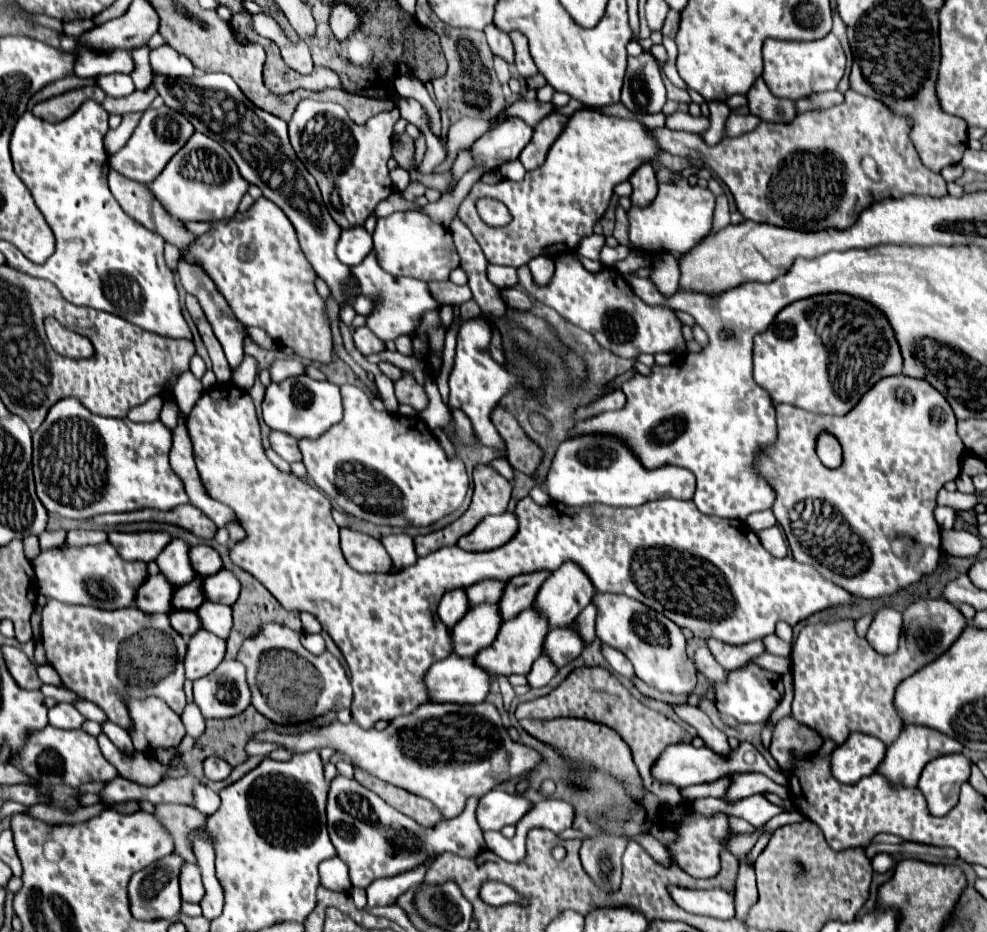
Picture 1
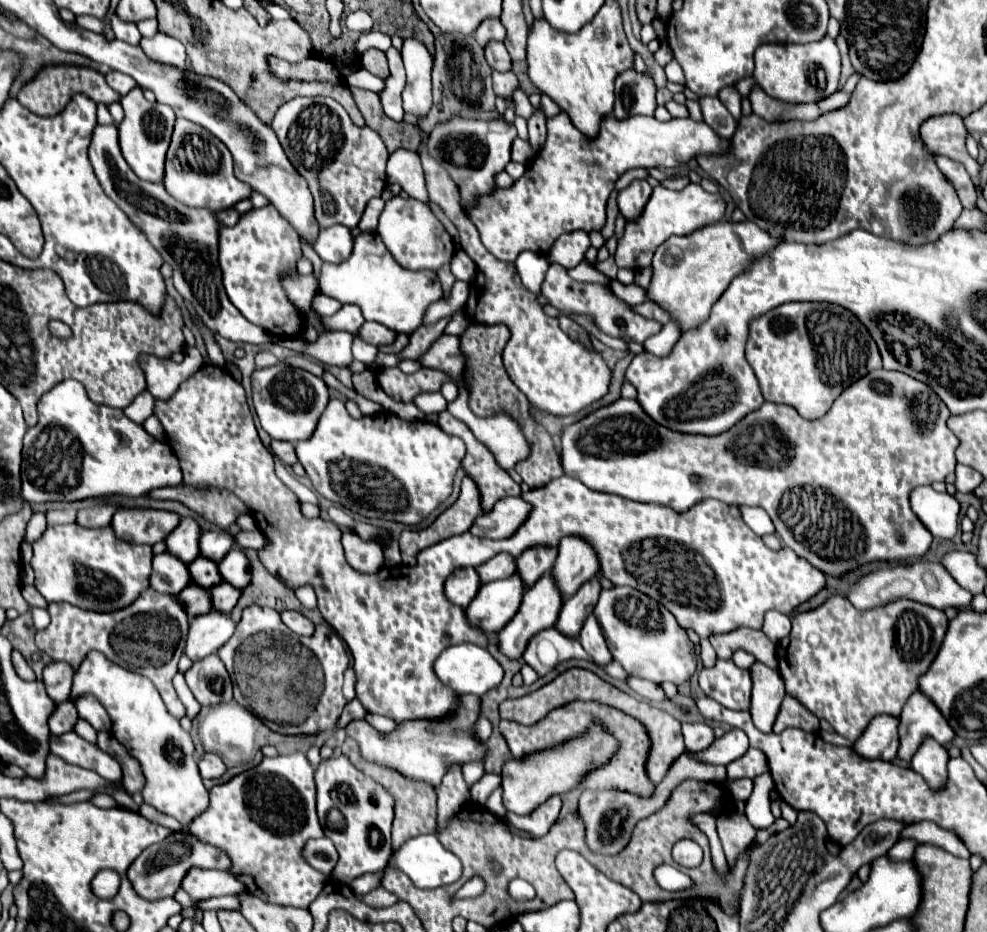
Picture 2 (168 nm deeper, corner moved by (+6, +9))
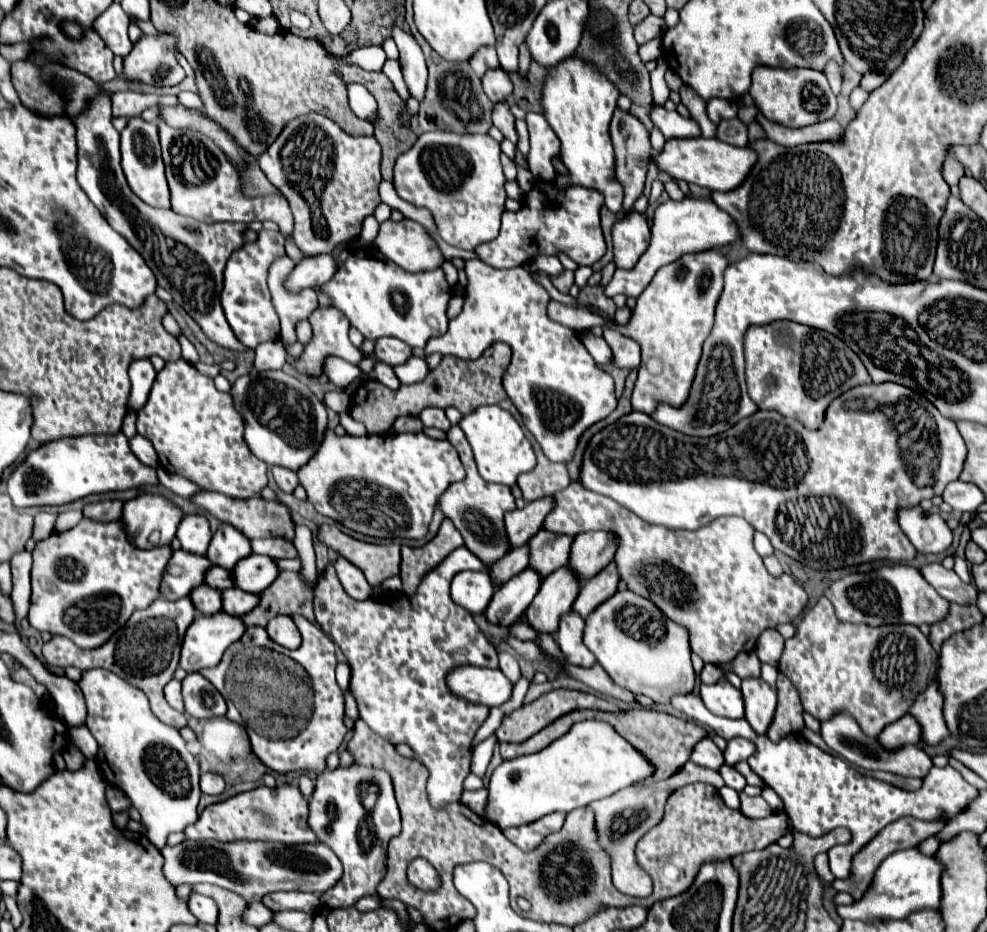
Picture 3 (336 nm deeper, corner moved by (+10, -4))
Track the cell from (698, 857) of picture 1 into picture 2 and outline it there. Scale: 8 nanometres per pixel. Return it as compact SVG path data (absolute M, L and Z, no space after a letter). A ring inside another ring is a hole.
M680 840L674 846L674 860L680 866L694 868L702 862L702 848L694 840Z

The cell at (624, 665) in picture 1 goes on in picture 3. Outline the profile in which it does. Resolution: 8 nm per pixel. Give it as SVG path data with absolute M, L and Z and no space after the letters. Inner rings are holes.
M570 609L568 613L564 613L560 617L558 631L554 637L556 637L562 653L566 655L568 663L580 665L580 667L592 667L596 663L596 657L582 643L582 631L584 631L584 619L576 611Z

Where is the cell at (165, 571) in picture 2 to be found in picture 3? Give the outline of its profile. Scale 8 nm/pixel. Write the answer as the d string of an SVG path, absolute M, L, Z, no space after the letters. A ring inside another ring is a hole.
M184 549L174 551L174 555L164 571L160 595L170 601L190 595L198 585L204 583L206 569L210 569L210 567L212 567L212 563L206 555L194 555Z

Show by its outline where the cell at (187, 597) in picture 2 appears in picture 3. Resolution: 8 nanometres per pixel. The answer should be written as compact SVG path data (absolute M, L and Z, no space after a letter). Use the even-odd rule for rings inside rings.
M200 585L190 593L194 607L202 615L214 615L222 609L222 593L220 589L210 589L210 585Z

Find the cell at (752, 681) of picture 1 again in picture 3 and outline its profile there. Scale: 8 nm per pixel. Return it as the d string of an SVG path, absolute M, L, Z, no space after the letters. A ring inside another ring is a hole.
M720 679L714 685L700 685L700 697L714 715L728 717L728 719L744 717L742 693L740 689L732 687L726 679Z

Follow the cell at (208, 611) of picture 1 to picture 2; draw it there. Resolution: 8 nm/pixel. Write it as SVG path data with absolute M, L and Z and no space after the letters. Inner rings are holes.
M226 582L216 584L208 592L210 592L212 608L218 610L218 612L230 612L234 608L234 604L238 602L238 598L240 598L240 590L230 586L230 584L226 584Z

